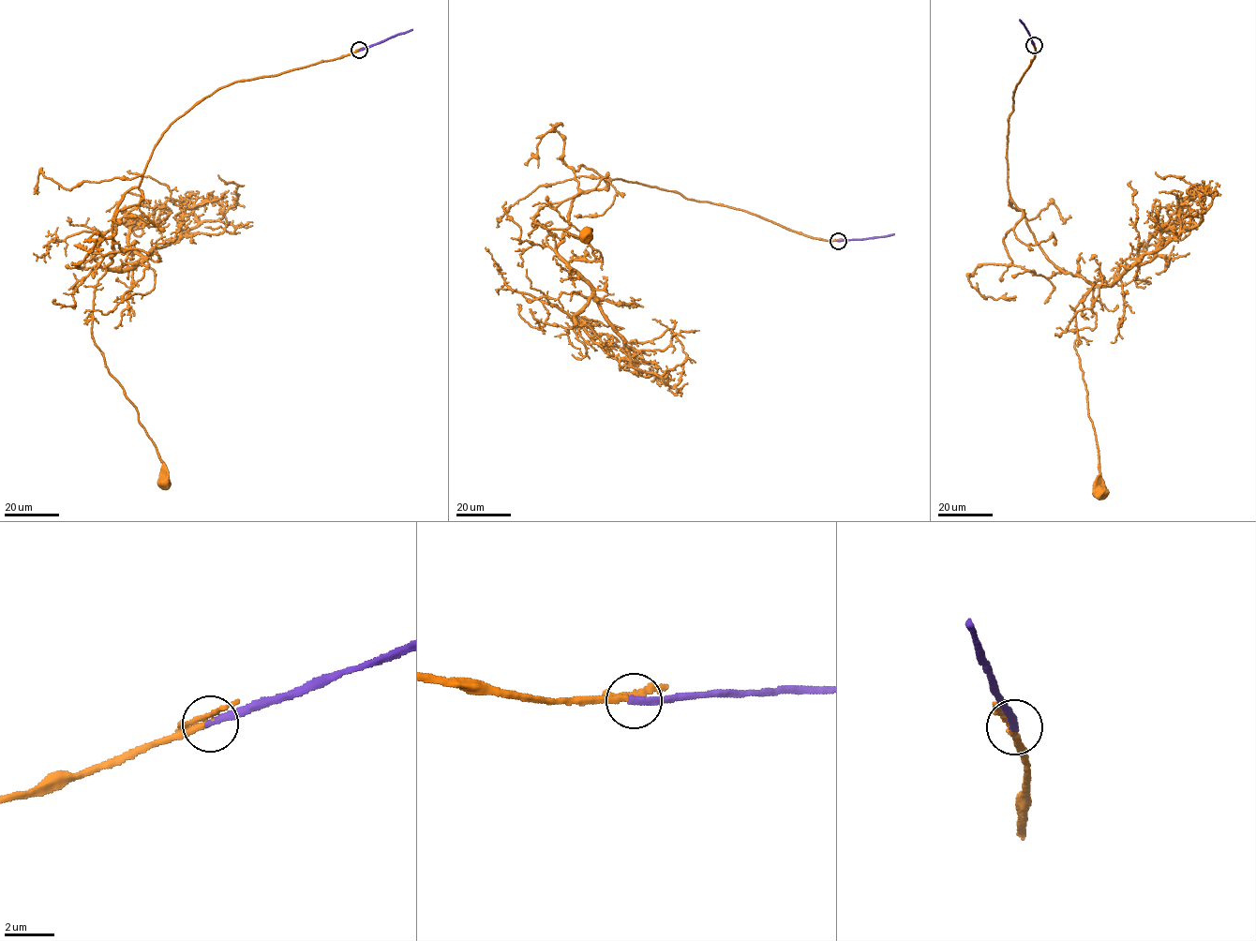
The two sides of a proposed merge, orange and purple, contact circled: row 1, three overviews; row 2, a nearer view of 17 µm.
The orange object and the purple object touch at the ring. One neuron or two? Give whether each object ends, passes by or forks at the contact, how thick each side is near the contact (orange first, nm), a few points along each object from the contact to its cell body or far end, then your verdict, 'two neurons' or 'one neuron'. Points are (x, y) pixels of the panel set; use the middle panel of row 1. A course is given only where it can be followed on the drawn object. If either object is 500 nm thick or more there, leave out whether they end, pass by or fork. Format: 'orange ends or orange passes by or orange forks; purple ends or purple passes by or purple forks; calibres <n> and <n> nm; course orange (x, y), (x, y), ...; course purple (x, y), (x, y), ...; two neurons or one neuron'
orange passes by; purple ends; calibres 240 and 320 nm; course orange (838, 240), (618, 178), (575, 197), (569, 227), (555, 250), (555, 240), (535, 221), (584, 235); course purple (838, 241), (894, 234); one neuron

